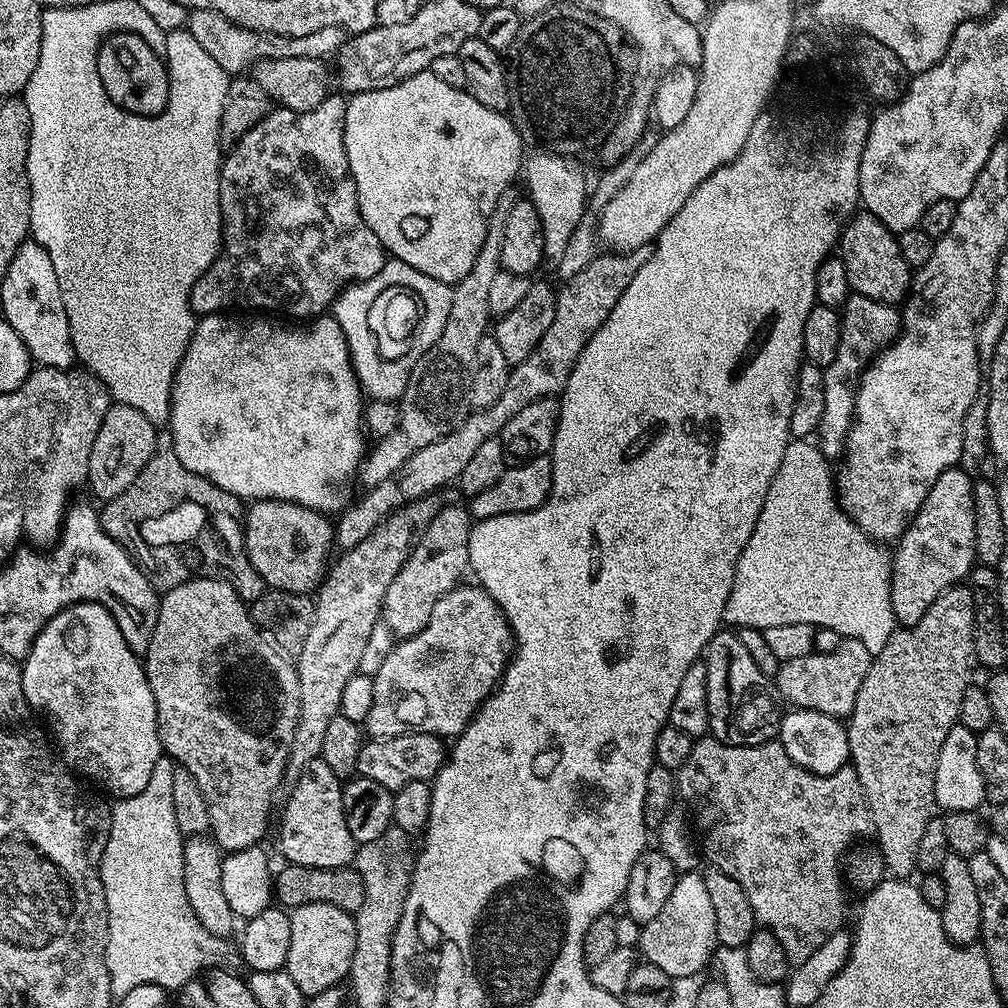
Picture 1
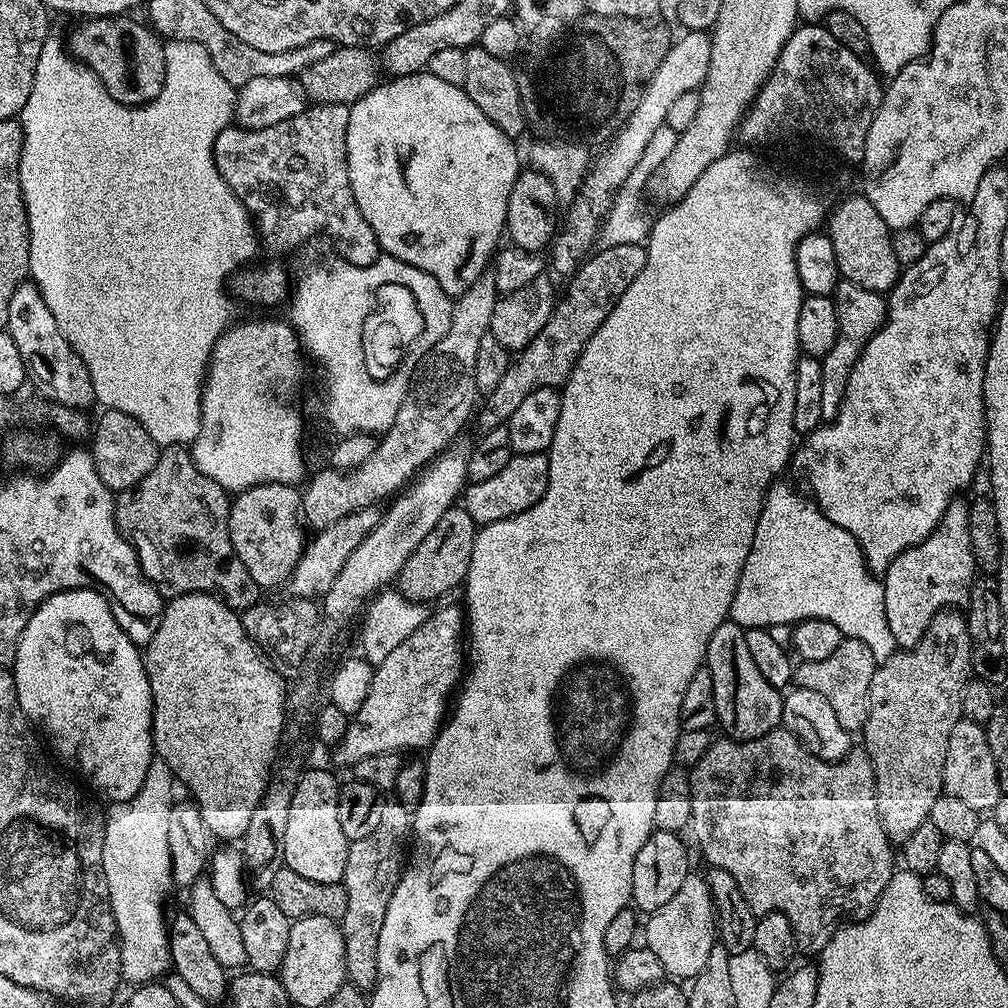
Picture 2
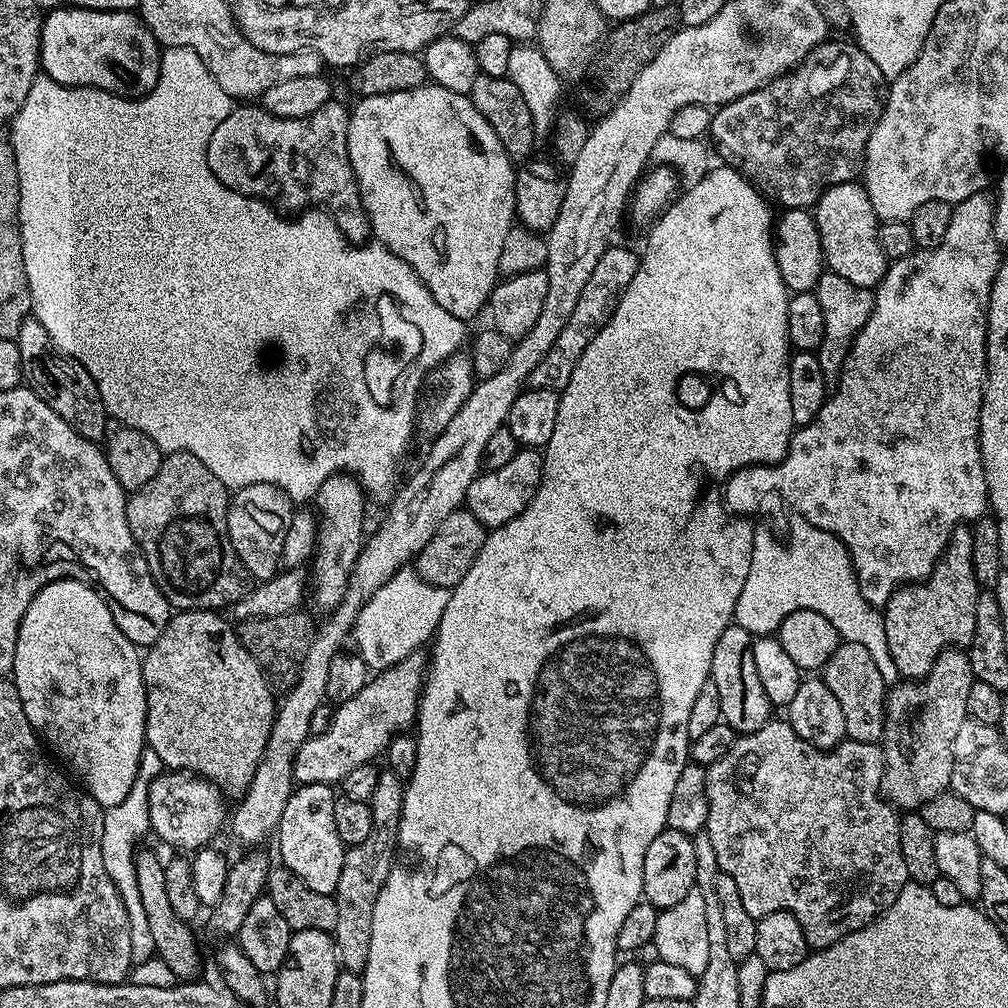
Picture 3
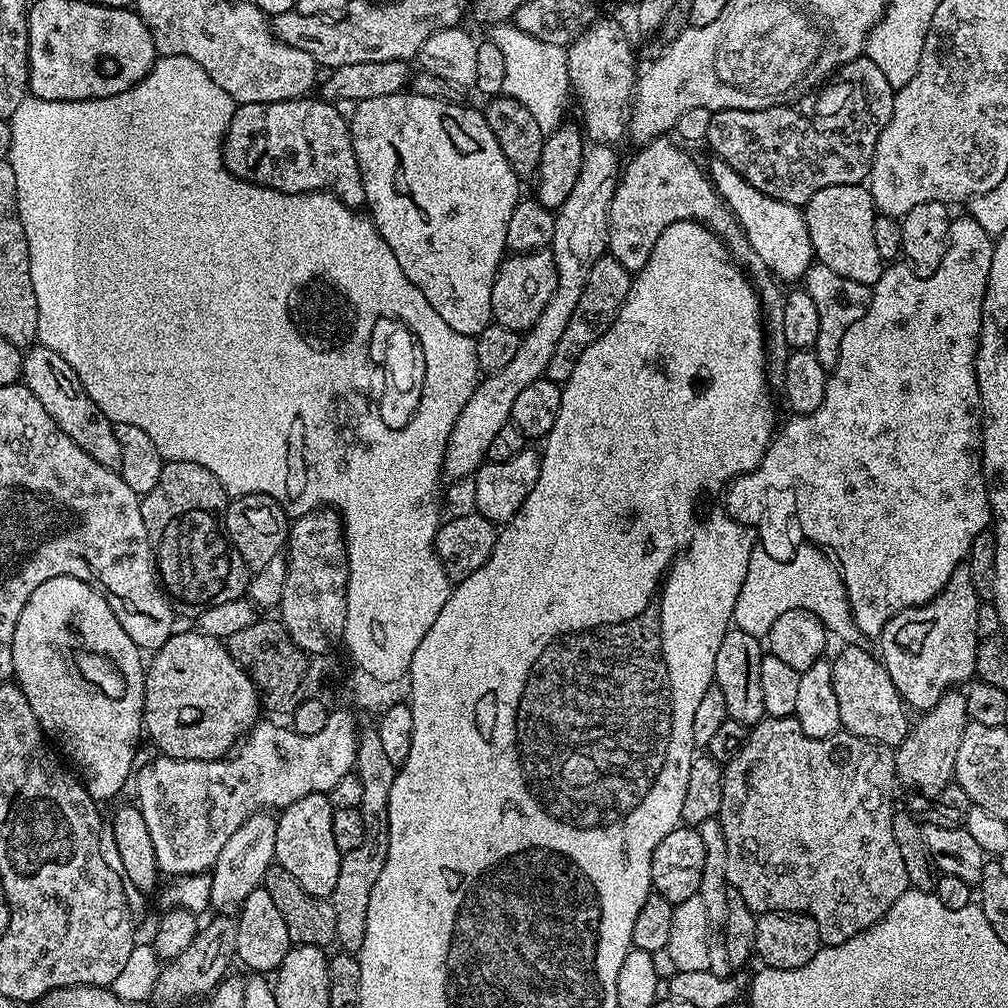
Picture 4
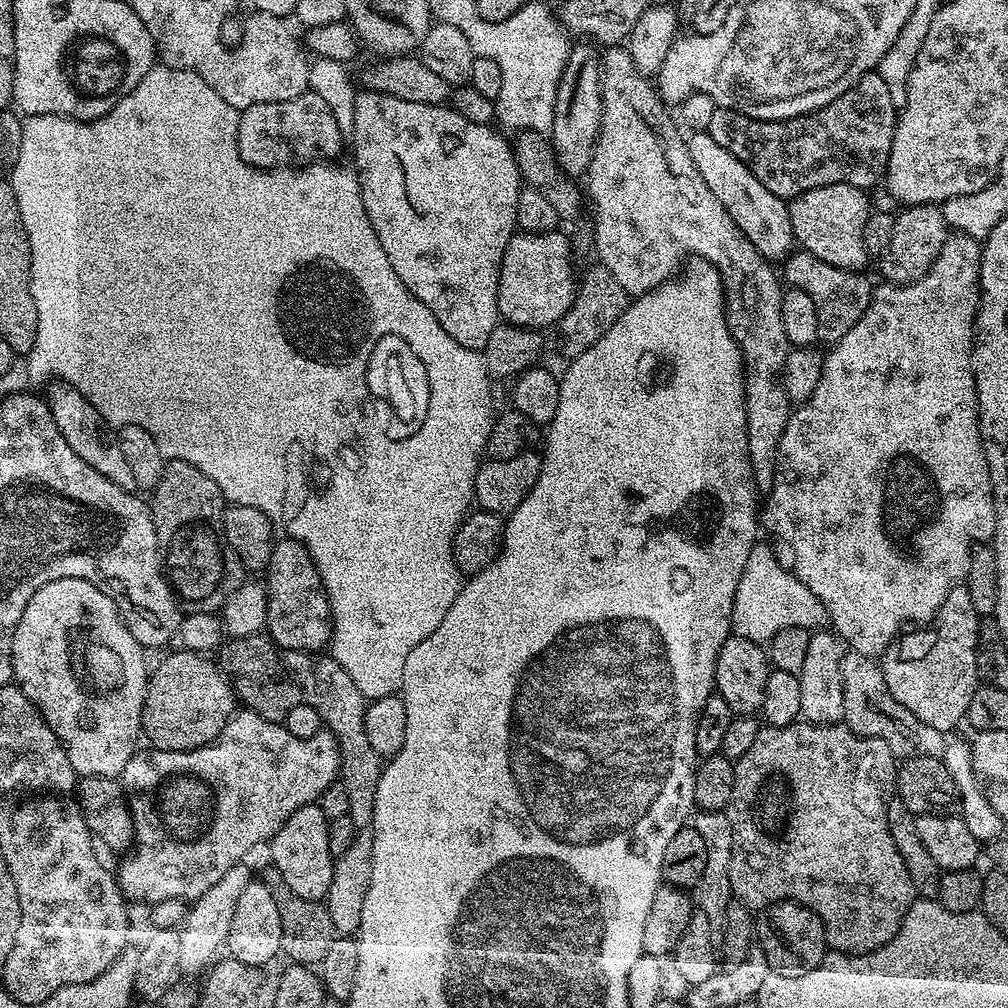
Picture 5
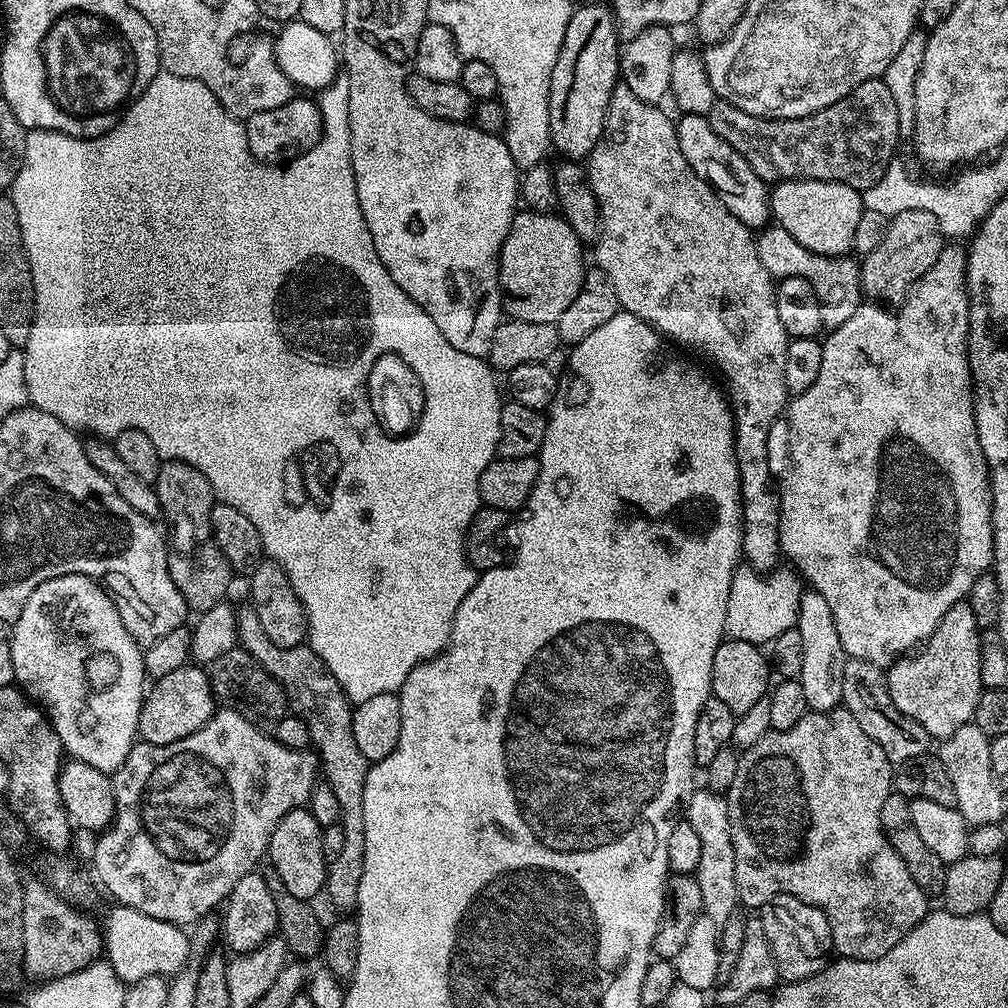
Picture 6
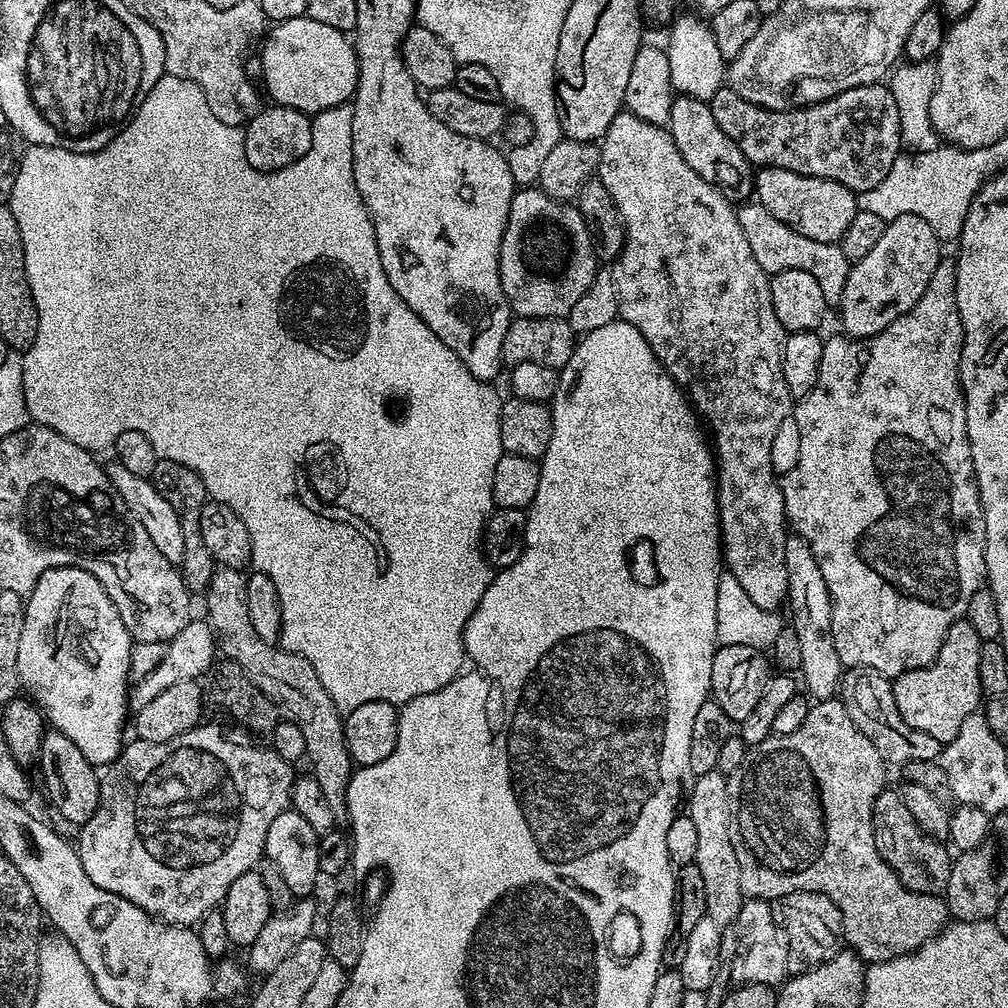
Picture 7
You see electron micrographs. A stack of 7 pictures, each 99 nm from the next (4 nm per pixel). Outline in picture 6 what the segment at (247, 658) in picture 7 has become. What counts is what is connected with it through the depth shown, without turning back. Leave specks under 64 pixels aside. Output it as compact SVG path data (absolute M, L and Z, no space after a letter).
M245 606L238 612L238 644L246 649L260 665L284 687L288 707L295 715L306 722L312 739L311 747L318 757L318 768L323 783L334 790L340 807L340 825L346 834L346 843L342 854L330 861L326 897L336 908L355 909L358 902L358 886L362 882L362 866L366 854L366 814L362 814L362 794L366 786L366 774L370 761L362 750L358 750L358 741L354 739L352 725L353 703L342 690L342 686L330 674L330 670L318 658L318 654L307 646L283 649L270 642L263 633L255 610Z

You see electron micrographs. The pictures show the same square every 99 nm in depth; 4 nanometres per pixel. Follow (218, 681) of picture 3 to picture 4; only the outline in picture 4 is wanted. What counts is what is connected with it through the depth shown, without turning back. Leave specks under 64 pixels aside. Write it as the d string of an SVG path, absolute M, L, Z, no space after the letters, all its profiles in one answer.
M191 630L192 632L173 631L172 637L165 644L155 649L156 656L146 664L144 673L144 723L146 736L151 743L155 744L157 749L163 755L174 758L175 760L222 760L225 759L243 741L248 731L261 719L262 705L260 703L260 694L256 691L254 682L242 670L242 666L238 666L238 662L234 662L234 658L228 653L228 645L223 640L215 640L213 636L208 636L205 632L199 630Z

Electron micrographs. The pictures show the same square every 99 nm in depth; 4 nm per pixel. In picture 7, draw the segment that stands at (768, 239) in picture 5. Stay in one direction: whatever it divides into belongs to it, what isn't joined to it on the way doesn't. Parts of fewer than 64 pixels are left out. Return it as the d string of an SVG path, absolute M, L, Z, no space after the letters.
M677 95L672 101L670 118L667 125L668 133L674 138L674 146L686 158L686 166L694 170L706 182L716 185L729 200L744 202L754 192L754 168L738 150L738 146L714 122L712 105L709 101Z

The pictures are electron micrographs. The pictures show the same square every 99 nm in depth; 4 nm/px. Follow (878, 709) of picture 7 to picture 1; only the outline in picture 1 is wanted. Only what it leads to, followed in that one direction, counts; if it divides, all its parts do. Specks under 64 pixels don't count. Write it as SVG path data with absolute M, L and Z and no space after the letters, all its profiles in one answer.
M841 639L838 646L829 653L822 653L813 650L802 658L791 658L791 660L781 663L774 677L774 683L781 701L787 702L792 708L805 708L806 710L818 710L827 716L837 718L847 718L852 715L854 702L858 698L858 690L862 690L862 678L866 678L866 670L870 670L873 653L862 646L862 642Z

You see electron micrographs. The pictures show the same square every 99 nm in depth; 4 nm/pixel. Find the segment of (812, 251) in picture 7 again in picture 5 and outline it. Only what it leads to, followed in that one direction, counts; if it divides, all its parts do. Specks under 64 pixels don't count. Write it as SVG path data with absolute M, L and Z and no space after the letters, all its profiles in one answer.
M803 250L793 251L783 261L782 267L784 267L784 272L782 268L782 280L785 285L798 290L806 290L806 294L810 294L814 307L818 310L818 341L821 345L837 344L842 338L842 334L847 334L853 328L854 322L858 322L858 318L862 318L862 314L866 314L872 301L874 288L873 285L868 285L868 280L864 274L842 270L838 266L830 266L830 262L822 262L822 258L814 258L814 254Z

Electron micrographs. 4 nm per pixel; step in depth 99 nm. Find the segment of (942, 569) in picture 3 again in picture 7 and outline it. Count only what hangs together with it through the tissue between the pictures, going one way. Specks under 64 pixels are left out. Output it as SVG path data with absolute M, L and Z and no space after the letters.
M967 618L955 620L938 650L936 660L927 668L903 672L901 676L892 680L894 690L894 706L898 706L898 714L902 714L902 722L922 734L930 734L930 738L938 738L943 746L954 742L958 738L958 730L970 714L978 711L982 704L982 693L980 691L980 679L978 678L978 654L980 653L981 638L970 626Z

